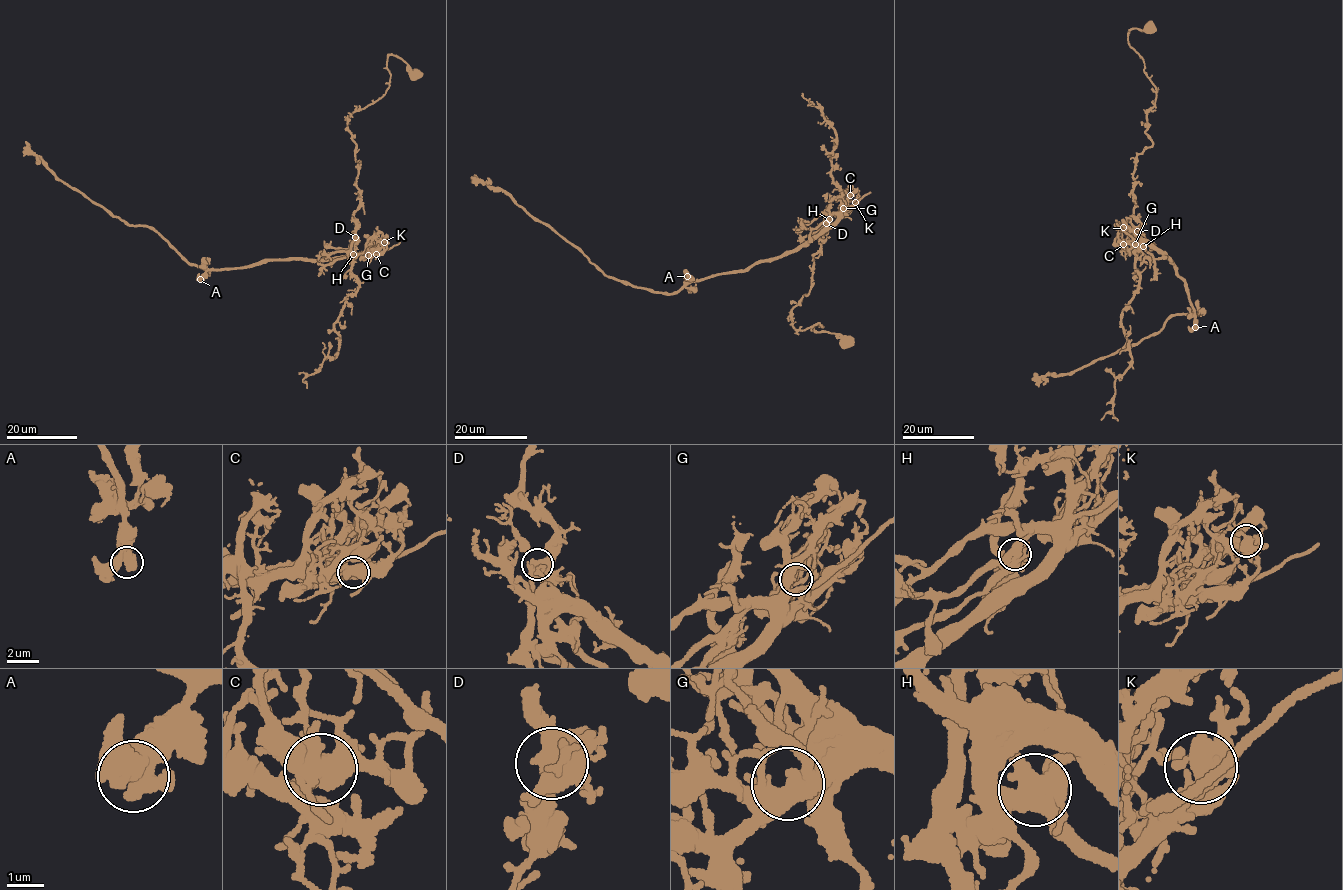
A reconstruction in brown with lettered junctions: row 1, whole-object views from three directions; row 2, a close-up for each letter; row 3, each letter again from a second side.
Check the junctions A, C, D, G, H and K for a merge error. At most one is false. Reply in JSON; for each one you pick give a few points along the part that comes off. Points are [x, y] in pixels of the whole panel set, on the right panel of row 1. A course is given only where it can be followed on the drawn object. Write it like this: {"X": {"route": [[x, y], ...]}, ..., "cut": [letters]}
{"H": {"route": [[1143, 247], [1133, 172], [1135, 157], [1152, 145], [1145, 131], [1156, 87], [1128, 36], [1129, 29], [1154, 25]]}, "cut": ["H"]}

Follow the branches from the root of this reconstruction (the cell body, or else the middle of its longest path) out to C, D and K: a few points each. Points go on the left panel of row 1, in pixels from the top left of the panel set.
C: (415, 75), (400, 58), (388, 55), (386, 92), (348, 120), (359, 164), (354, 251), (376, 254)
D: (415, 75), (400, 58), (388, 55), (386, 92), (348, 120), (359, 164), (355, 237)
K: (415, 75), (400, 58), (388, 55), (386, 92), (356, 110), (348, 120), (359, 164), (355, 254), (384, 242)

